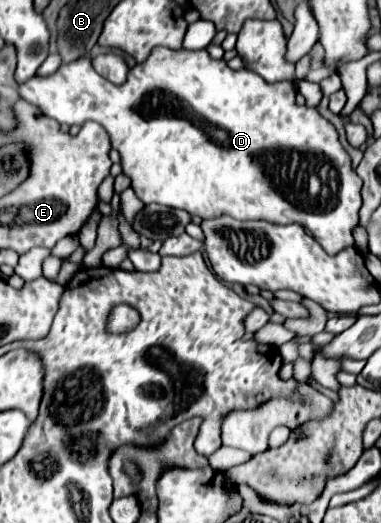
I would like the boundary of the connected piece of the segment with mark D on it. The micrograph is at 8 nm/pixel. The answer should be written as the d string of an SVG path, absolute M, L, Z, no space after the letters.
M156 47L150 57L144 63L138 63L136 67L132 67L128 71L128 81L124 85L114 85L106 79L102 79L102 75L98 75L92 67L92 59L78 59L70 65L62 65L56 73L48 75L48 77L34 77L26 83L22 83L18 87L20 99L38 105L48 117L56 119L58 123L66 123L66 125L84 125L86 121L96 121L100 123L108 135L110 135L110 143L114 149L118 149L120 153L120 165L122 165L122 173L126 177L130 177L132 181L132 189L138 195L138 199L148 205L148 203L160 203L166 207L174 207L174 209L184 209L190 215L198 215L202 219L214 219L218 215L230 215L238 221L250 221L250 219L262 219L262 221L270 221L270 223L278 223L278 225L288 225L288 223L298 223L306 229L308 235L312 235L322 249L328 255L336 255L338 251L354 245L354 237L352 231L358 225L358 209L362 205L362 197L360 197L360 189L362 189L362 179L354 173L352 165L350 165L350 155L344 151L344 147L340 145L338 133L334 129L334 125L324 119L316 109L310 107L298 107L294 97L296 97L296 89L292 81L280 81L280 83L266 83L258 73L248 71L248 69L240 69L240 71L232 71L224 59L216 61L208 55L206 49L202 51L188 51L186 49L186 57L182 51L172 51L172 59L170 59L170 51L166 47Z

